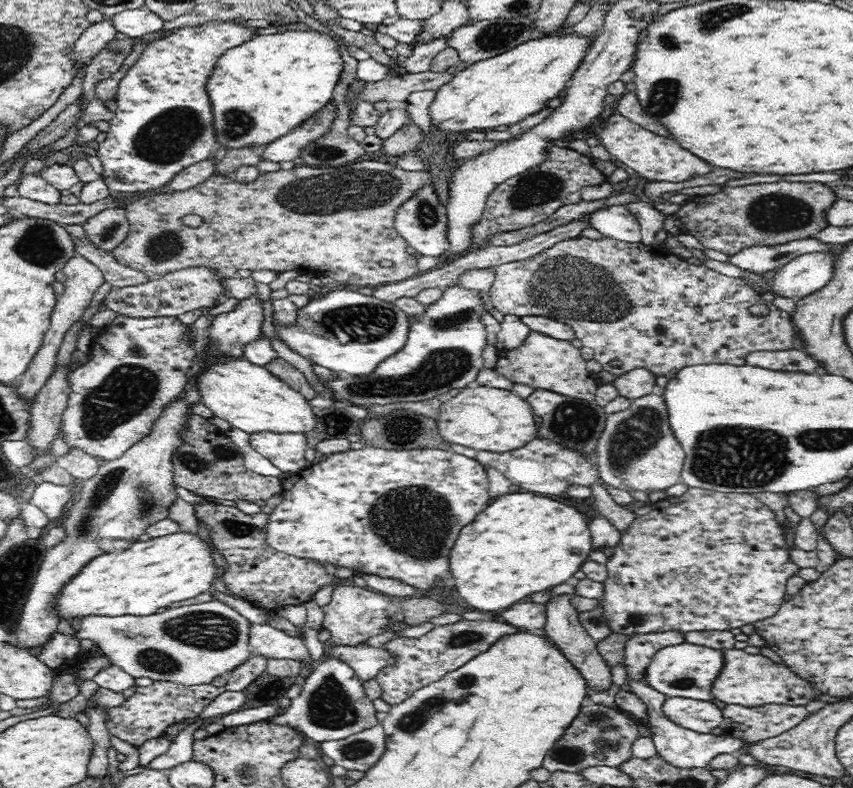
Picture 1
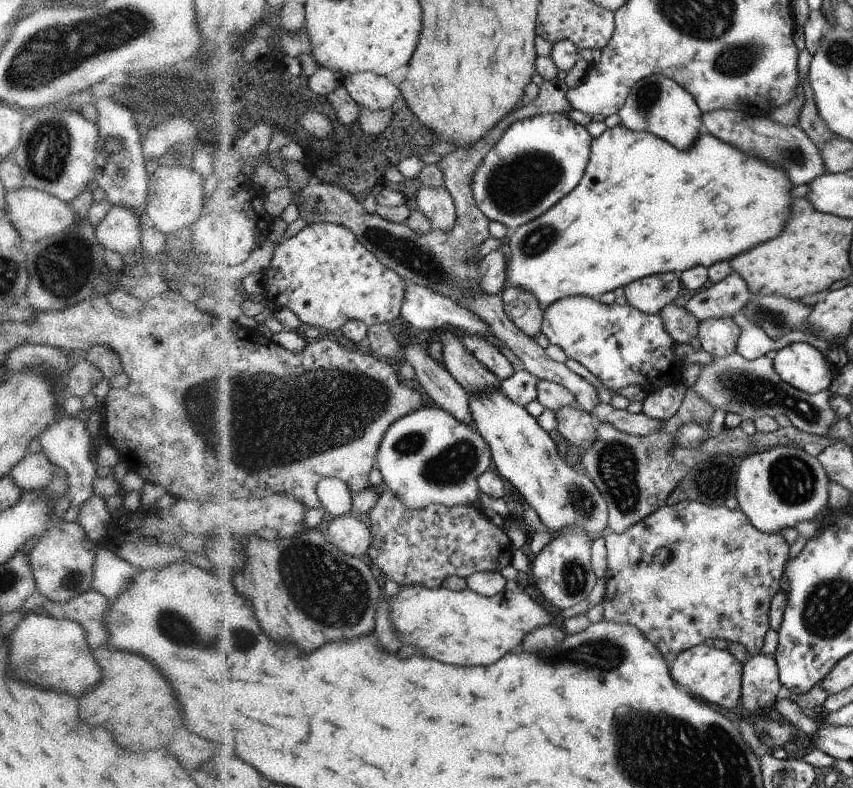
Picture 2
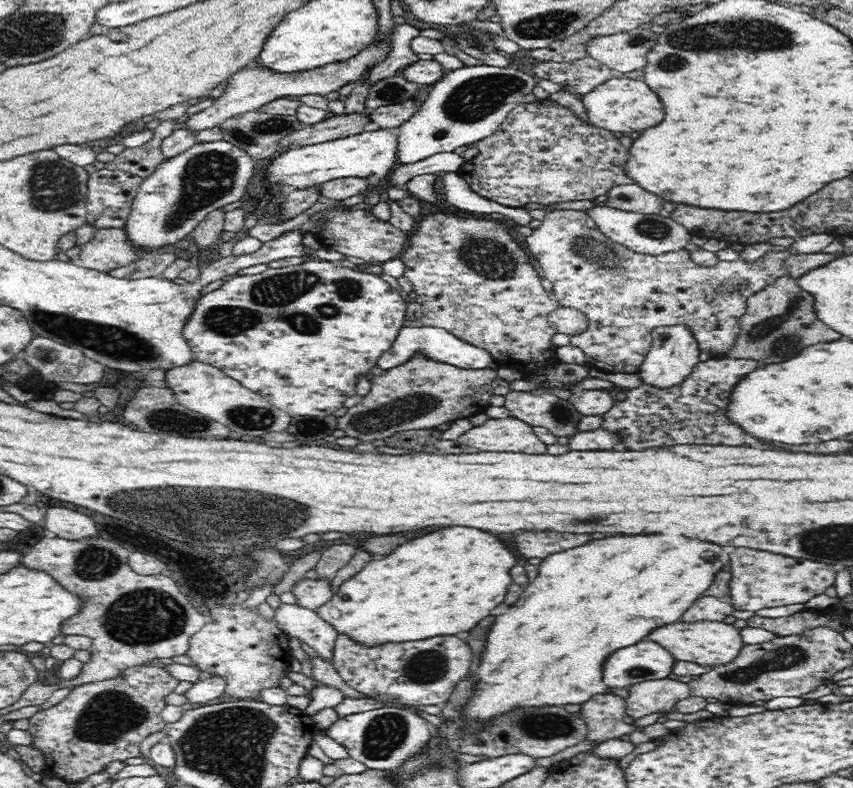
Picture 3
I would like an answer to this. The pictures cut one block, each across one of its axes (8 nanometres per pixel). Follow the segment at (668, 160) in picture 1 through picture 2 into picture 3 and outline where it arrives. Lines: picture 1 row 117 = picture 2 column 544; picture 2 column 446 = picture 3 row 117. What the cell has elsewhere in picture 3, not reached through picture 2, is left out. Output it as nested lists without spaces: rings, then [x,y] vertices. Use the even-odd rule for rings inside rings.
[[[616,73],[616,76],[579,97],[585,106],[587,119],[594,126],[606,128],[619,135],[646,130],[658,124],[664,114],[664,106],[660,104],[658,94],[645,81],[628,78],[623,74]]]

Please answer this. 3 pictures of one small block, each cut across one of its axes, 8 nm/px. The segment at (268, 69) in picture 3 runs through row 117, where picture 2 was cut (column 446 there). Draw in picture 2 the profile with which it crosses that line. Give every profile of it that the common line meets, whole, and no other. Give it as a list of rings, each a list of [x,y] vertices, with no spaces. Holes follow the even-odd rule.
[[[447,186],[424,187],[417,196],[419,210],[431,220],[433,229],[450,232],[458,222],[457,202]]]

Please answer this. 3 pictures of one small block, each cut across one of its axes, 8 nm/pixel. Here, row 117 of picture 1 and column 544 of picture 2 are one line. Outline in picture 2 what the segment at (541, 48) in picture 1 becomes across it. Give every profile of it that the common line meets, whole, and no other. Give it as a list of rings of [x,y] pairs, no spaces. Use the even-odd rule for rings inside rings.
[[[496,388],[468,396],[472,423],[491,450],[492,467],[514,485],[551,534],[562,528],[582,528],[588,536],[601,536],[610,521],[606,499],[582,466],[568,466],[560,458],[554,440],[540,428],[537,418]]]

